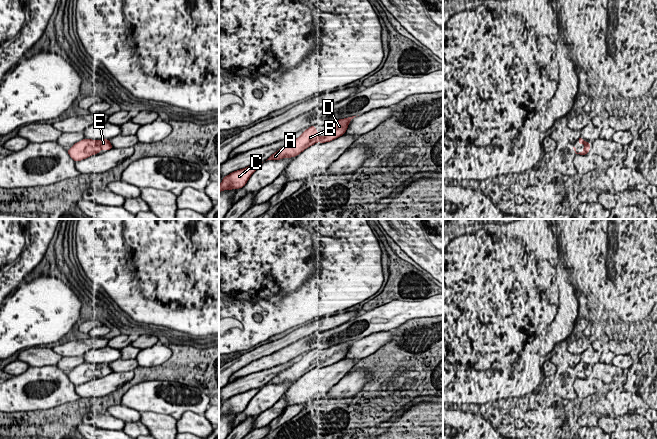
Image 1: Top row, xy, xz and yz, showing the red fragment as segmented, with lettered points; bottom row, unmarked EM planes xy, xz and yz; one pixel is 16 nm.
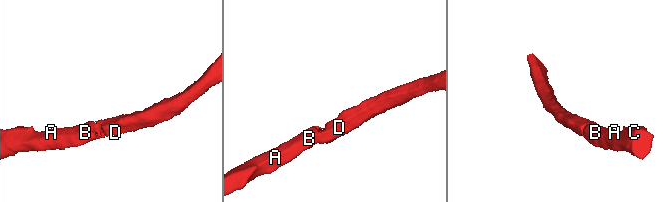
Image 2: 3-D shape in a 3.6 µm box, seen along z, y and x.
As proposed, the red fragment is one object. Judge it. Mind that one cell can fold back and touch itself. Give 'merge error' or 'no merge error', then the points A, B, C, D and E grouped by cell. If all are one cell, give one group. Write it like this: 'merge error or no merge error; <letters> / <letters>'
no merge error; A B C D E

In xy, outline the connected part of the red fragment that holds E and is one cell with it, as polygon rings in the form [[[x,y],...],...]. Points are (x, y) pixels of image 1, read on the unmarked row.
[[[85,362],[75,367],[67,374],[69,380],[75,385],[81,385],[92,379],[100,377],[101,374],[109,375],[113,373],[109,363],[92,364]]]

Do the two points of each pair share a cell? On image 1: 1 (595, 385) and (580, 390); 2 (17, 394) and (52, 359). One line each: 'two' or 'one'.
1: one
2: two

